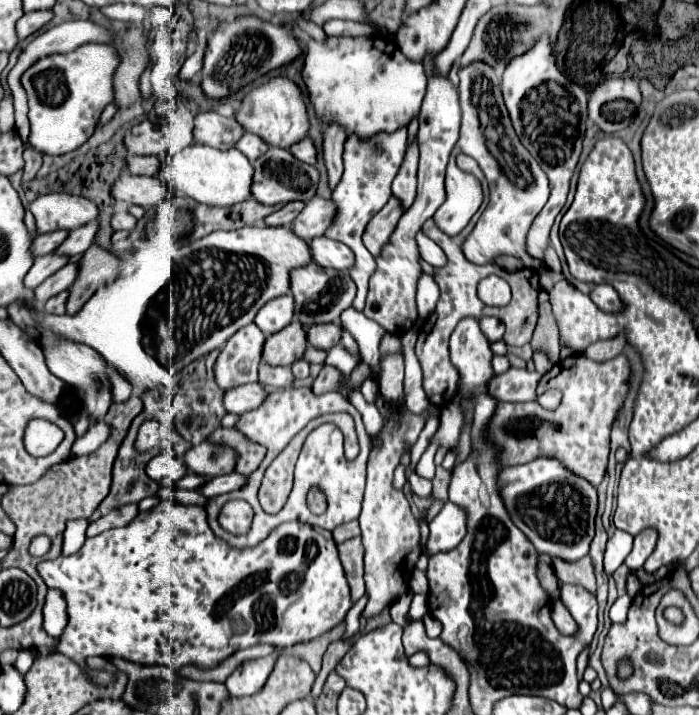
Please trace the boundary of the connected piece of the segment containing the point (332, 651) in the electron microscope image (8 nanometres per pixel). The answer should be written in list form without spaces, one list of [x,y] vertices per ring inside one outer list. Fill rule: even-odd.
[[[334,641],[334,643],[330,643],[330,647],[328,647],[328,651],[324,653],[324,665],[322,665],[322,671],[318,673],[318,677],[316,677],[316,683],[314,683],[314,691],[312,691],[312,699],[316,699],[318,695],[320,695],[320,691],[322,691],[322,683],[326,681],[326,677],[328,677],[328,673],[330,671],[334,671],[334,667],[338,665],[338,661],[342,659],[342,655],[346,655],[346,651],[350,649],[350,641]]]

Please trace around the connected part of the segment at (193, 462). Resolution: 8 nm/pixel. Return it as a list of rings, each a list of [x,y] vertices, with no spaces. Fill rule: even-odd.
[[[204,441],[196,447],[190,447],[184,453],[186,469],[196,475],[202,475],[206,479],[234,471],[234,463],[236,463],[236,453],[230,447],[212,445],[208,441]]]

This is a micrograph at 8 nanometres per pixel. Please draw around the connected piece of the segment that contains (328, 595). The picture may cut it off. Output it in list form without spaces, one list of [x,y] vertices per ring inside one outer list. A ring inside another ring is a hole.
[[[162,499],[156,507],[152,507],[146,513],[138,513],[136,519],[132,523],[128,523],[126,527],[102,531],[96,537],[86,539],[86,543],[74,555],[38,563],[38,573],[44,579],[48,589],[58,589],[66,599],[66,611],[70,611],[70,617],[68,617],[68,625],[64,629],[64,641],[60,637],[56,649],[58,649],[58,653],[64,653],[68,659],[72,659],[78,665],[84,665],[86,657],[102,655],[102,657],[120,657],[120,659],[134,661],[140,665],[166,665],[172,671],[178,671],[184,665],[208,669],[208,667],[216,667],[220,661],[224,661],[238,649],[246,649],[256,643],[268,643],[272,647],[288,647],[288,645],[316,639],[316,637],[328,633],[330,629],[334,629],[338,623],[342,623],[346,613],[354,605],[352,597],[350,597],[350,587],[348,587],[348,581],[344,575],[344,567],[340,563],[338,549],[336,549],[336,543],[334,543],[330,531],[326,531],[322,527],[312,527],[306,523],[282,523],[260,545],[256,545],[252,549],[232,549],[228,543],[222,543],[220,539],[216,539],[216,535],[210,531],[208,523],[206,523],[204,507],[180,505],[180,503],[174,503],[168,499]]]

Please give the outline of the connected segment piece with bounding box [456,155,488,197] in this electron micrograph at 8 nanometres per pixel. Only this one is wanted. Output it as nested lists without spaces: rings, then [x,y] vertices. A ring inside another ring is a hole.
[[[456,155],[456,165],[458,165],[462,171],[472,173],[472,175],[482,183],[482,187],[484,187],[484,197],[486,197],[486,195],[488,195],[488,191],[486,191],[488,185],[486,185],[486,179],[484,179],[484,175],[482,175],[478,163],[474,163],[474,159],[470,159],[468,155]]]

